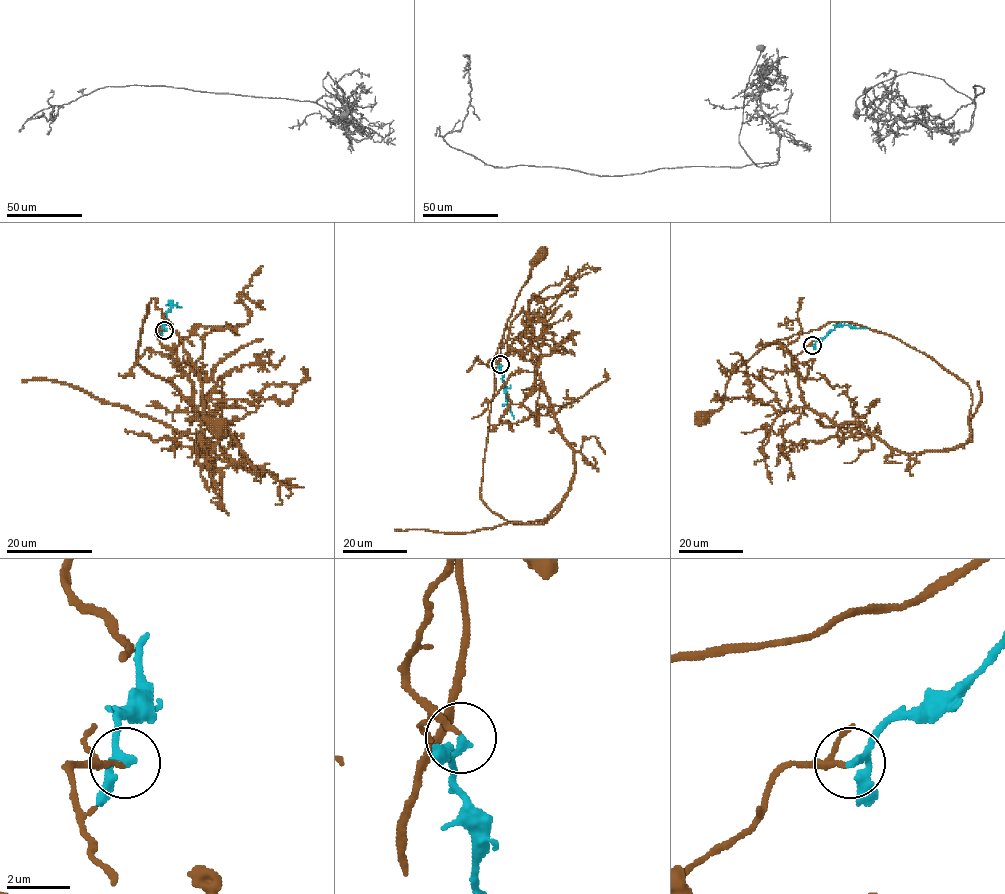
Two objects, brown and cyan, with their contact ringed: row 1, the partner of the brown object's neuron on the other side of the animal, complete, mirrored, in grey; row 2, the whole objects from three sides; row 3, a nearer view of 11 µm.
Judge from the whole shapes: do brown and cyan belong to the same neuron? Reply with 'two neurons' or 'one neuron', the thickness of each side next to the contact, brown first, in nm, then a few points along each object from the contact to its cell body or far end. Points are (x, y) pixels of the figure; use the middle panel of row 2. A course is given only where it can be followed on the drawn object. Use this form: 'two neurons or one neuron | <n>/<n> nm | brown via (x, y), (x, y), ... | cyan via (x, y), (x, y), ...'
one neuron | 120/190 nm | brown via (500, 364), (506, 343), (534, 364), (575, 460), (546, 521), (514, 524), (481, 498), (500, 342), (541, 254) | cyan via (500, 364), (506, 400), (513, 419)

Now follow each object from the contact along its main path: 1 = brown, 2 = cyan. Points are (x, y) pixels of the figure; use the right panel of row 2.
1: (812, 345), (791, 363), (812, 410), (908, 453), (969, 439), (968, 385), (848, 322), (759, 349), (702, 417)
2: (812, 345), (836, 324), (867, 328)

